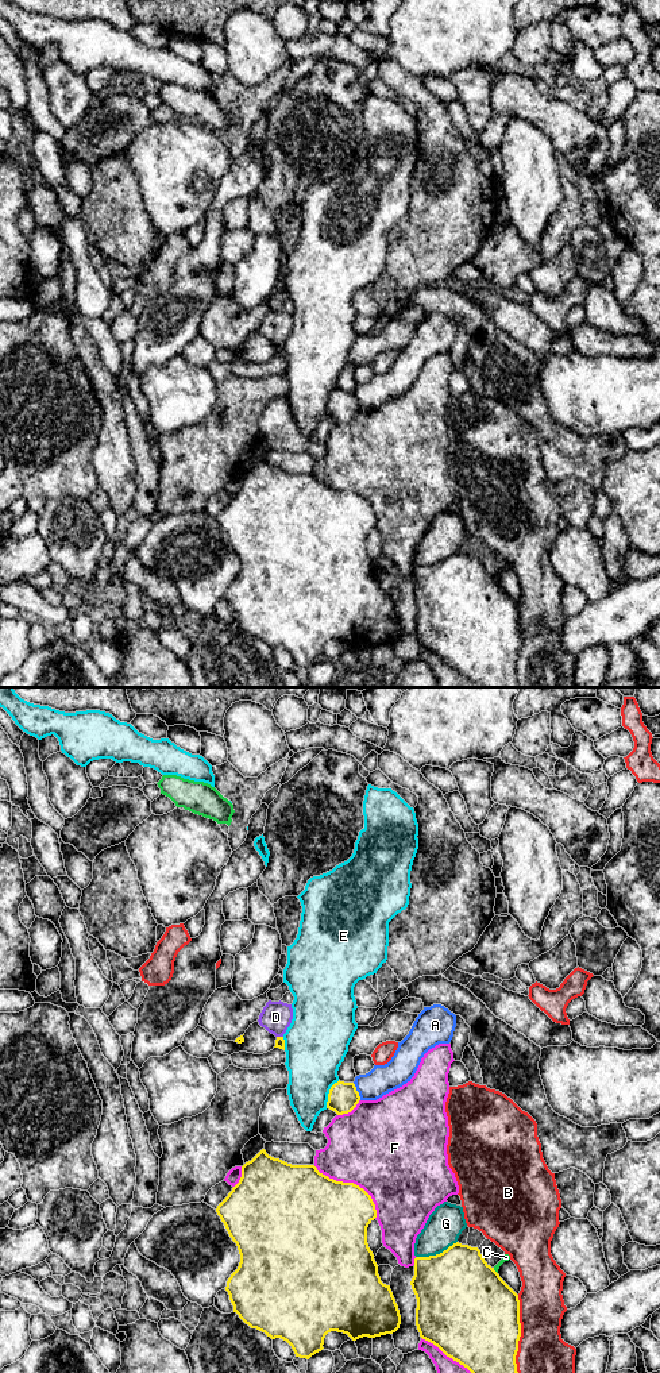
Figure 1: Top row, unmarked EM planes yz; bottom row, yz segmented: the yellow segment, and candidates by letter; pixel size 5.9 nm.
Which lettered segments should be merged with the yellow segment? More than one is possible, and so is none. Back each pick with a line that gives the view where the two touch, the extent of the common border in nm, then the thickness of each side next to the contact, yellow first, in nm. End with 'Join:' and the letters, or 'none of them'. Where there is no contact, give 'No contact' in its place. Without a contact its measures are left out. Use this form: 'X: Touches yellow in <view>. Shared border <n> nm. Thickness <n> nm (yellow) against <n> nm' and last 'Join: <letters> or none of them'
Join: none of them

